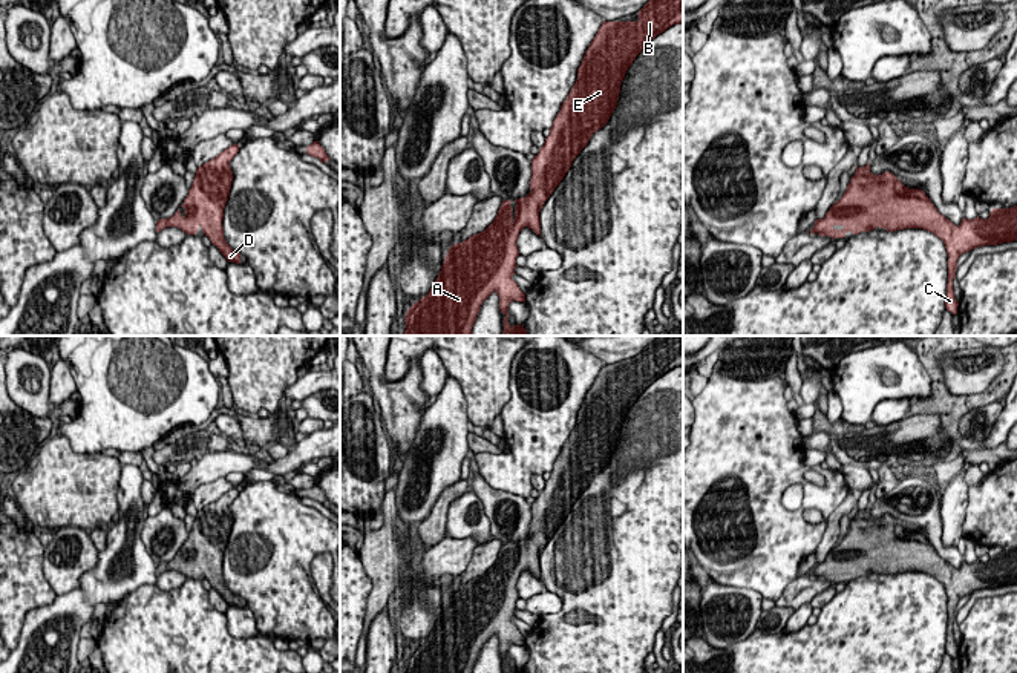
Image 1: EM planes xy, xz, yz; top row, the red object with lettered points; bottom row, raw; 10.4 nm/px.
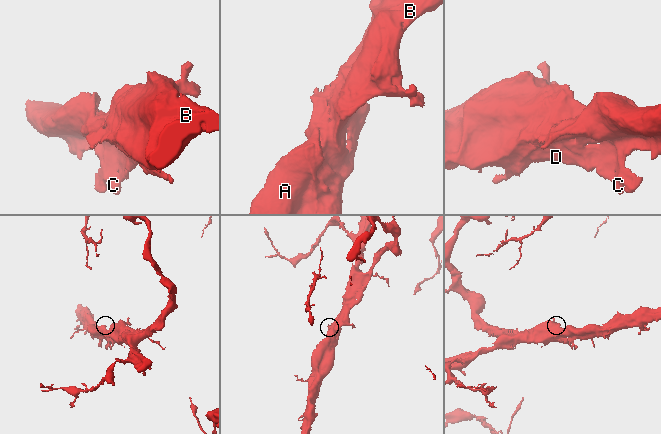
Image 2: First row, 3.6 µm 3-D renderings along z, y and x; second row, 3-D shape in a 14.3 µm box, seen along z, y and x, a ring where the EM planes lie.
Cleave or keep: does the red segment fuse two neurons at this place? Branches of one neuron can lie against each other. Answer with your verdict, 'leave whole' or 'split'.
leave whole

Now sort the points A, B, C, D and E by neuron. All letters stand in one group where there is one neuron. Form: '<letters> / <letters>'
A B C D E

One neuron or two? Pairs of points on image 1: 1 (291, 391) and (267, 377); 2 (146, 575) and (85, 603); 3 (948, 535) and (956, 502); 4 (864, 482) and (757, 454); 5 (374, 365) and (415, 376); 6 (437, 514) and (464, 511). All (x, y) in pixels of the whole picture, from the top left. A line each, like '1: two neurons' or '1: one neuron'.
1: two neurons
2: one neuron
3: one neuron
4: two neurons
5: one neuron
6: two neurons

